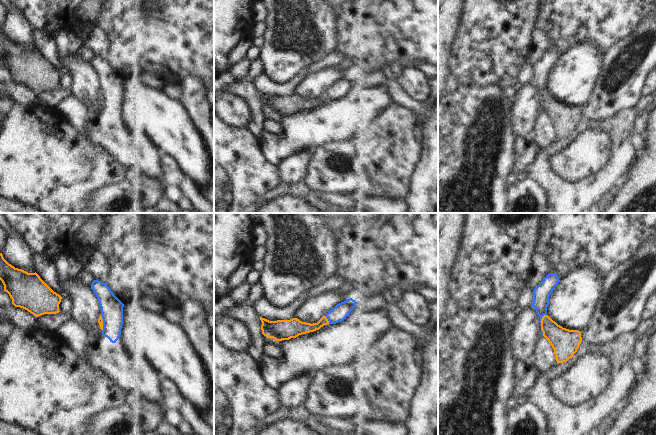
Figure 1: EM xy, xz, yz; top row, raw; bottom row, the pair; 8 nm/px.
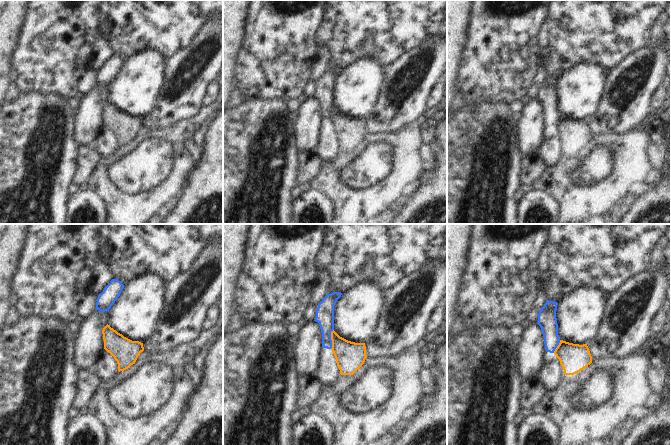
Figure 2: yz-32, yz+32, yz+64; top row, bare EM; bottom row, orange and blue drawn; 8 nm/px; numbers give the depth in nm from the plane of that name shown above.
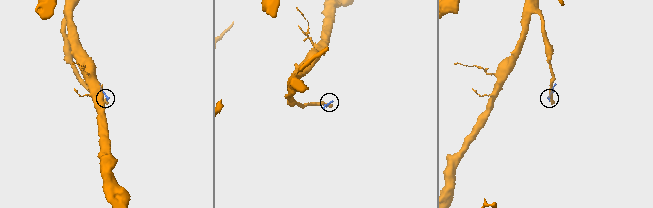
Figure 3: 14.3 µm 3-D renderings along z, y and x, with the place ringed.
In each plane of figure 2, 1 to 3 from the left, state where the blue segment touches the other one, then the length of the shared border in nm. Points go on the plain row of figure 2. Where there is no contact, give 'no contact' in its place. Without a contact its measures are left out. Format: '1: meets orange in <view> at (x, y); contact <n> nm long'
1: no contact
2: meets orange in yz+32 at (331, 115); contact 160 nm long
3: meets orange in yz+64 at (557, 122); contact 120 nm long

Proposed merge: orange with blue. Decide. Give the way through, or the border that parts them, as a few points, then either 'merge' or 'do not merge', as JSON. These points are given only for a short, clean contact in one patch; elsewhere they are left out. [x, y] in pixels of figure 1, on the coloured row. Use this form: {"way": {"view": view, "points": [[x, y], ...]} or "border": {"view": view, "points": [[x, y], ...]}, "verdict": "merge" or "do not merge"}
{"border": {"view": "yz", "points": [[546, 314], [540, 321]]}, "verdict": "do not merge"}

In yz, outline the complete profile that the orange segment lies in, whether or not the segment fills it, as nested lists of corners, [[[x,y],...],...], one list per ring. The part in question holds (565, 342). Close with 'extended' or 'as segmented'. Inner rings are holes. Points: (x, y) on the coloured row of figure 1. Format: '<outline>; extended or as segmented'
[[[548,315],[541,319],[541,330],[554,350],[557,363],[567,362],[572,358],[582,342],[580,331],[563,328]]]; as segmented

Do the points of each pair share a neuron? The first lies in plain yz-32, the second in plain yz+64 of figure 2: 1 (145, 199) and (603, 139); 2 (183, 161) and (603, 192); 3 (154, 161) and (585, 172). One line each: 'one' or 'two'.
1: one
2: one
3: one

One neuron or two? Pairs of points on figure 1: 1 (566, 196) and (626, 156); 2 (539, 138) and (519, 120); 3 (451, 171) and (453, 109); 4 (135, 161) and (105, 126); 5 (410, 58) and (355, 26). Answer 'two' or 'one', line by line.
1: one
2: two
3: one
4: one
5: one

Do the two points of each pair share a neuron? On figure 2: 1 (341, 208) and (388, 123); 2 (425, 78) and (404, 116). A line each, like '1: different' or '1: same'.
1: different
2: same

